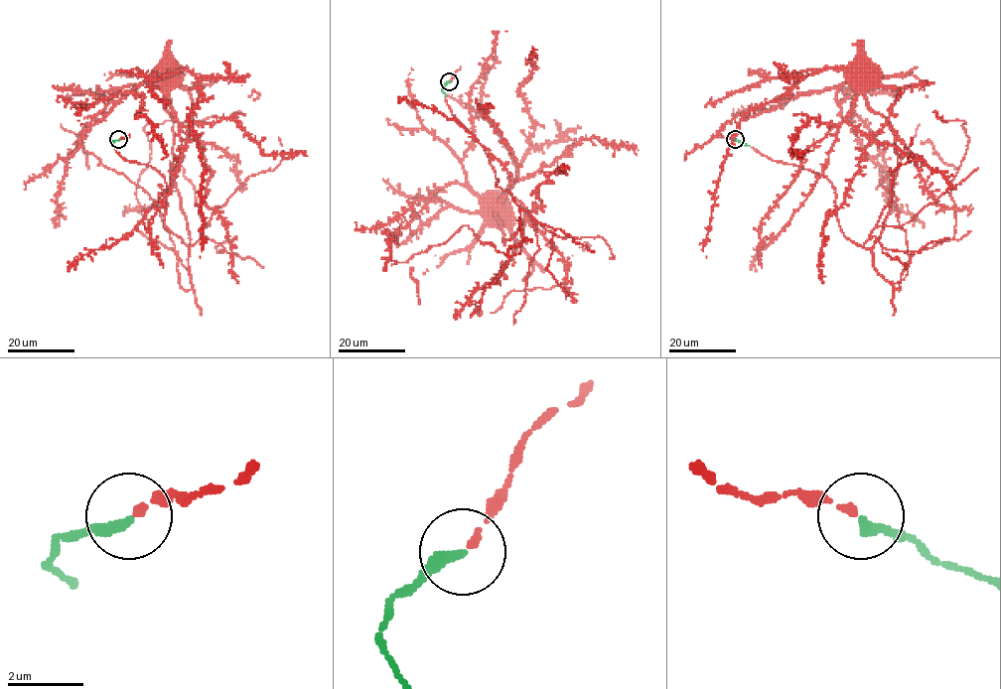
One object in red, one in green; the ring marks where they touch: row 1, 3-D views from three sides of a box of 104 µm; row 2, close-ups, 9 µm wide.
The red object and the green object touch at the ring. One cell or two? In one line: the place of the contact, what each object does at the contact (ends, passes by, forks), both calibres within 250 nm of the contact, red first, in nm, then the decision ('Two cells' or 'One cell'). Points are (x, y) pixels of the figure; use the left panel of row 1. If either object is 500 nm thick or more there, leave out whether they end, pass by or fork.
Place: (118, 139). At the ring red ends. At the ring green ends. Thickness 170 nm (red) against 280 nm. One cell

